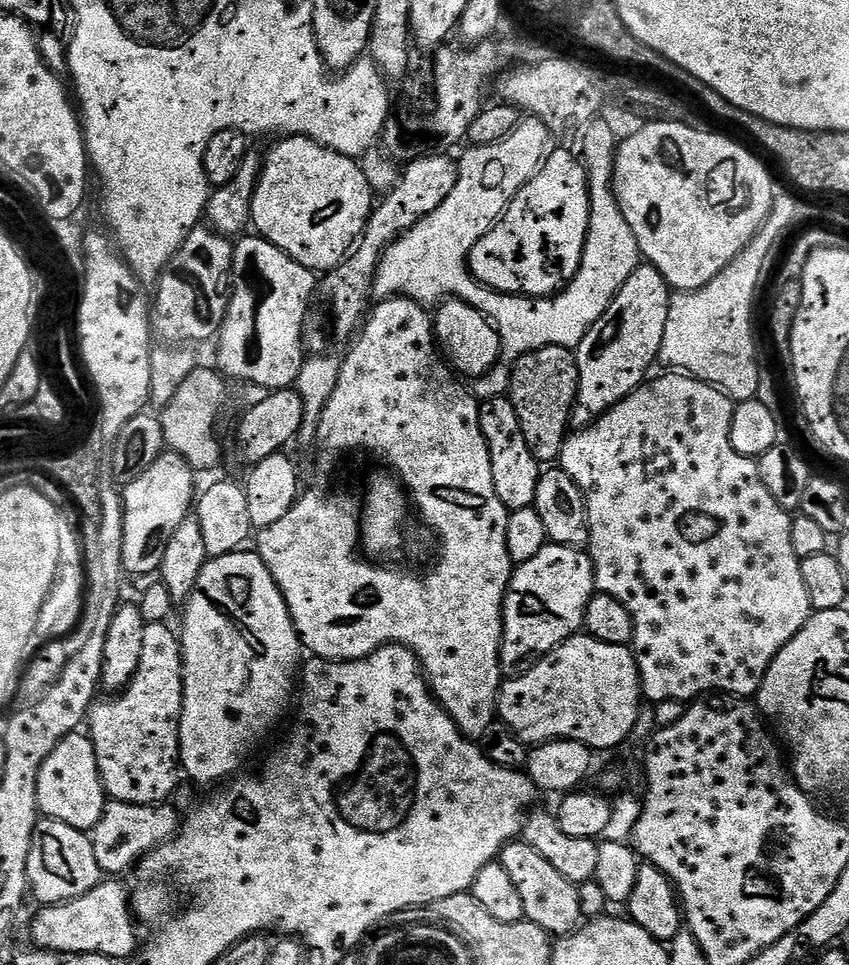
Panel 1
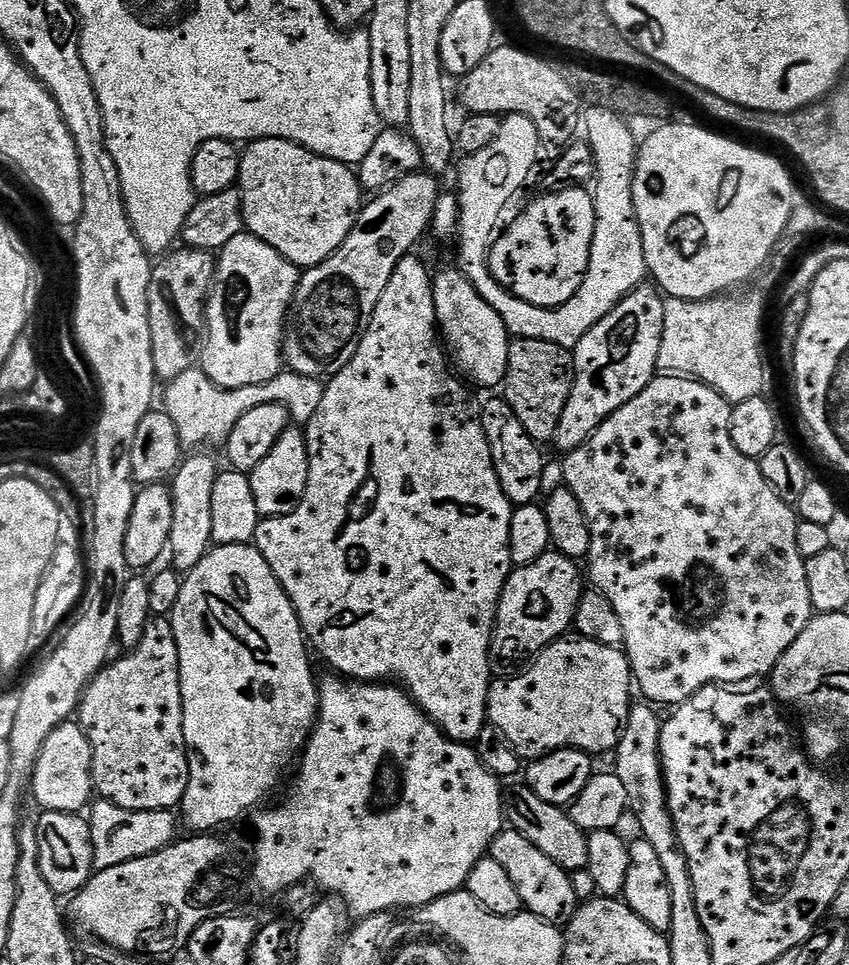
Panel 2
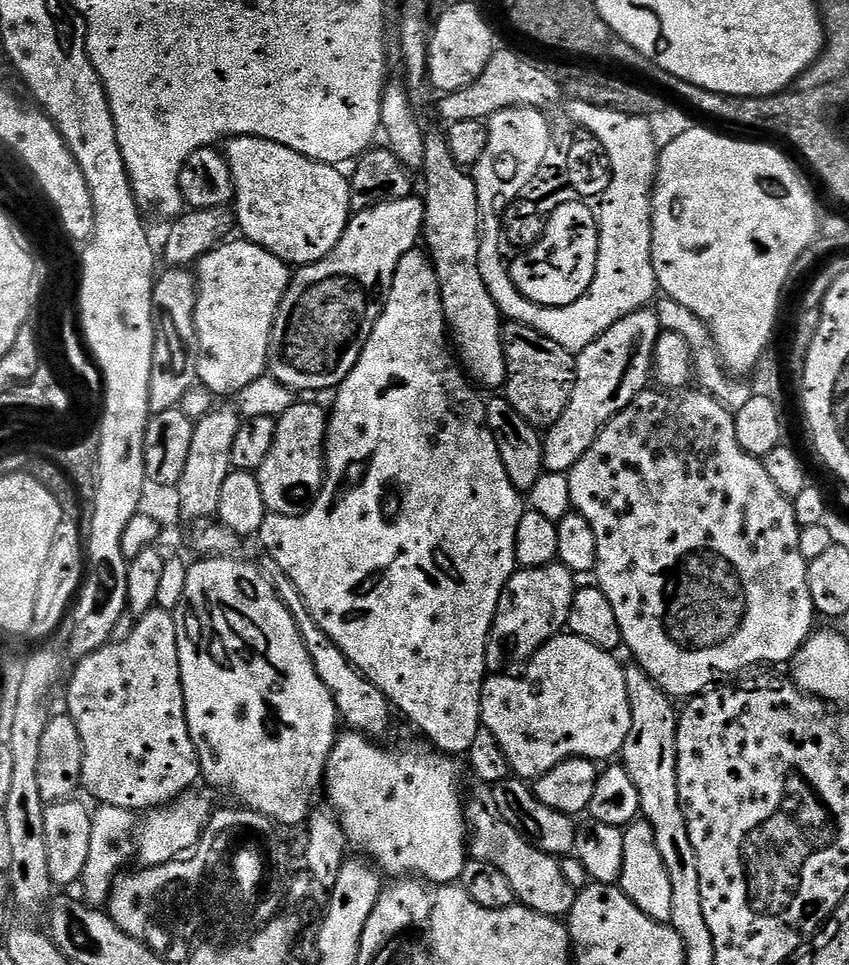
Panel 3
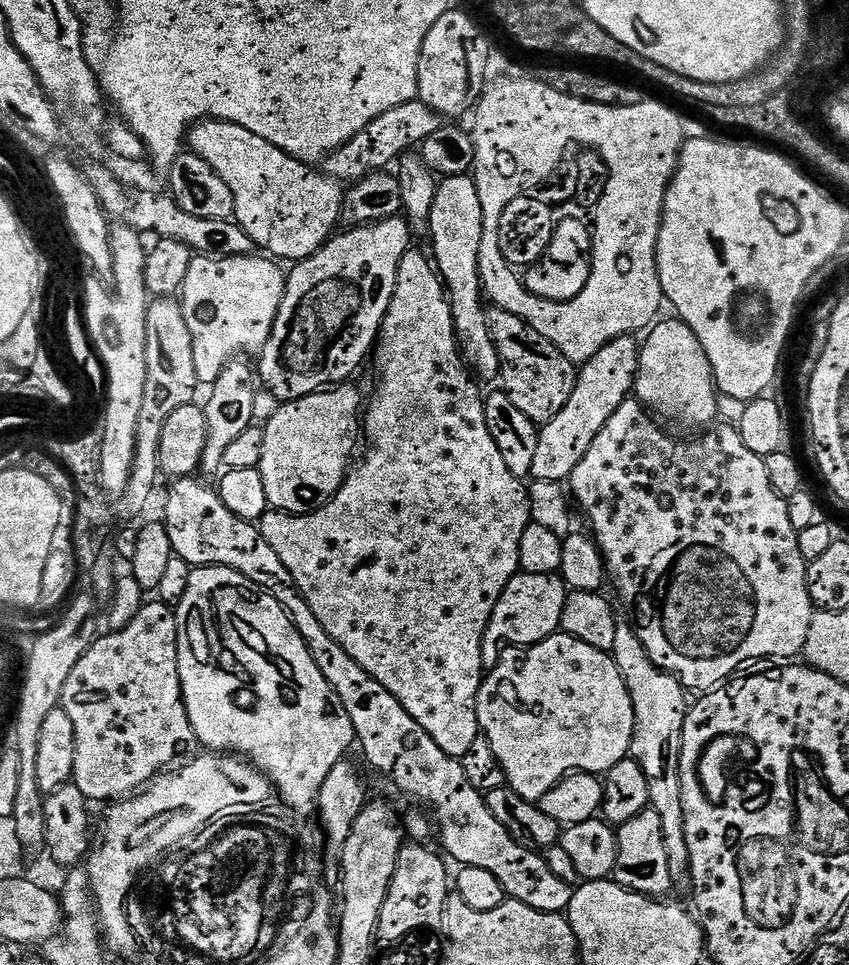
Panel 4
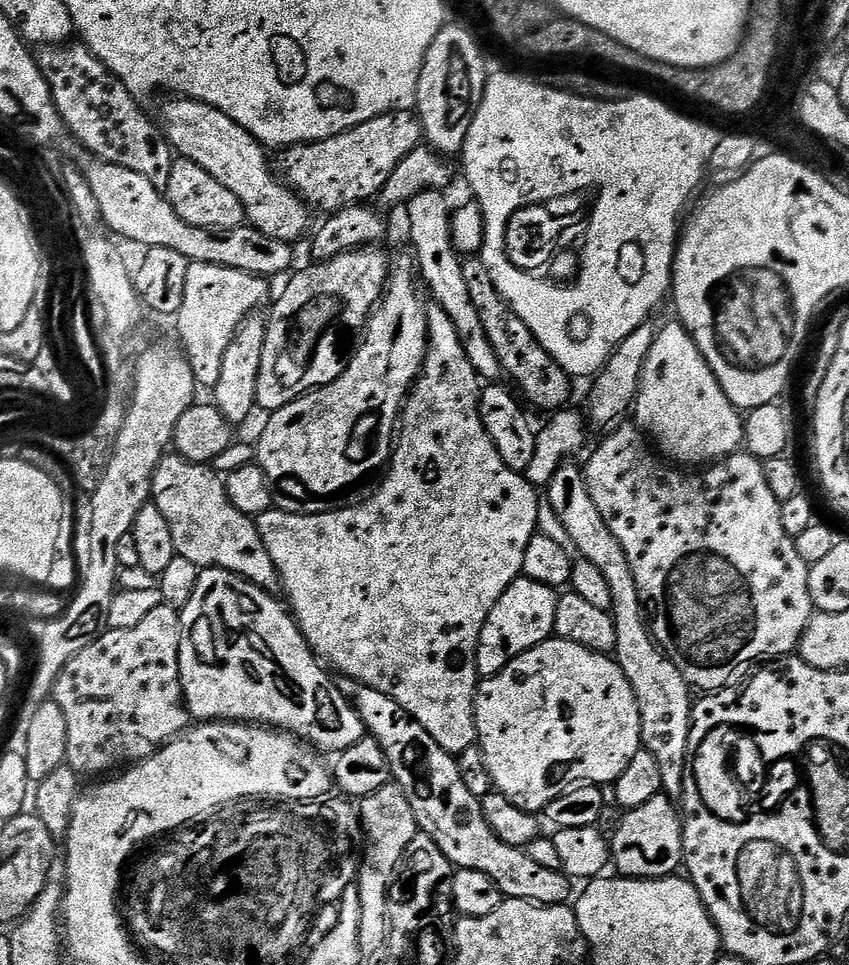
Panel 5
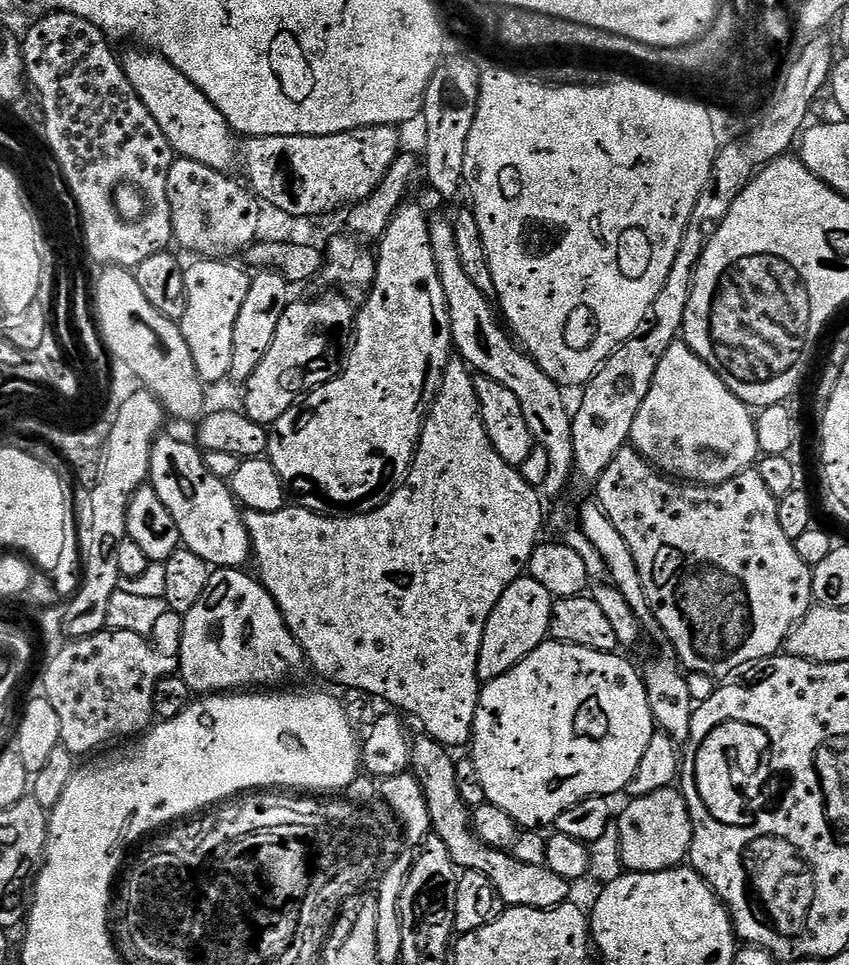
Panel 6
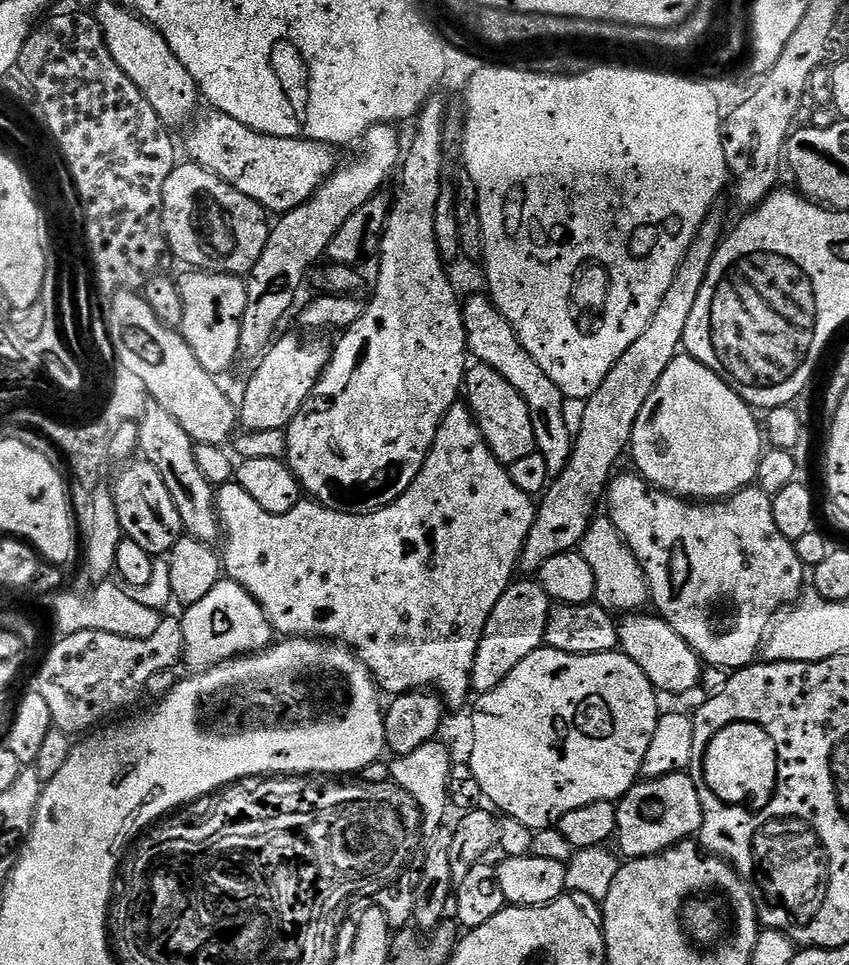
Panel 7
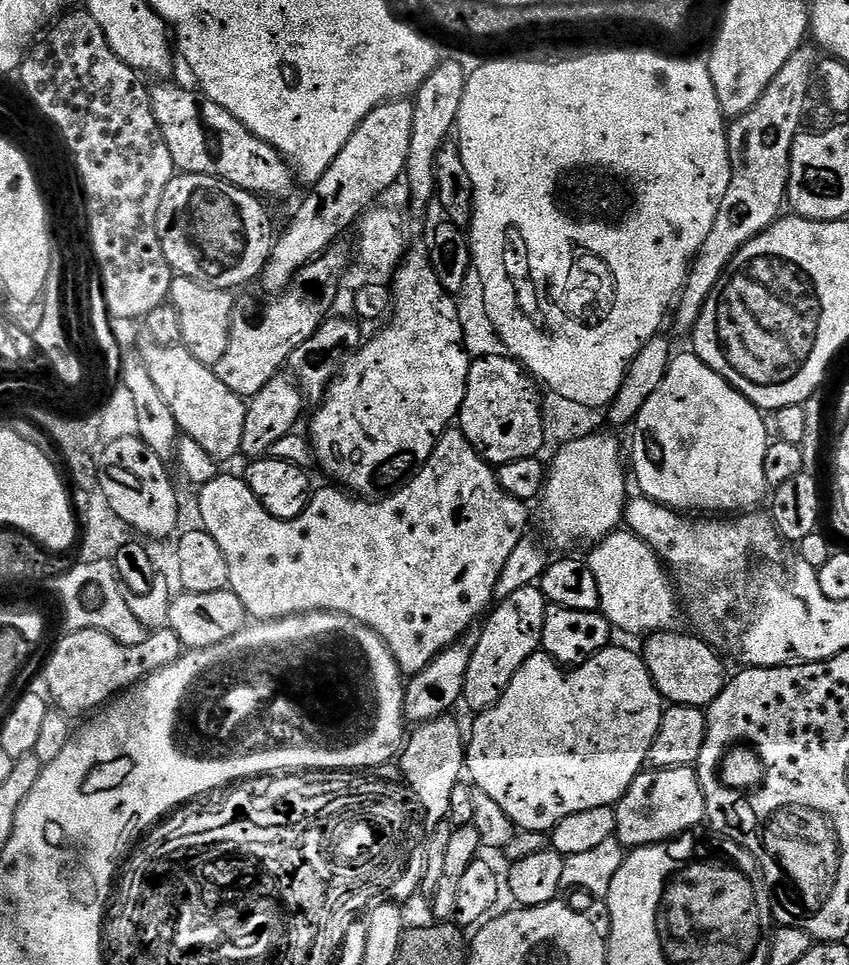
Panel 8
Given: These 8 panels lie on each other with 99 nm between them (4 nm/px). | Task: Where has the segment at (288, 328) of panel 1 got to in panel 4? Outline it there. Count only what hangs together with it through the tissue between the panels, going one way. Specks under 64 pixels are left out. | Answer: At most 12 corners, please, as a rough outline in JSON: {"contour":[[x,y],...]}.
{"contour":[[193,255],[178,299],[213,384],[266,346],[286,272]]}

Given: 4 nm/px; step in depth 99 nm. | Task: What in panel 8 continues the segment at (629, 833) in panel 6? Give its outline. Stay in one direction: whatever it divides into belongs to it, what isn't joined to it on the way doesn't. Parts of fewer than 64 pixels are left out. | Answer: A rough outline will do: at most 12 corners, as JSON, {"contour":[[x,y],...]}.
{"contour":[[695,767],[641,771],[615,805],[625,849],[706,820]]}

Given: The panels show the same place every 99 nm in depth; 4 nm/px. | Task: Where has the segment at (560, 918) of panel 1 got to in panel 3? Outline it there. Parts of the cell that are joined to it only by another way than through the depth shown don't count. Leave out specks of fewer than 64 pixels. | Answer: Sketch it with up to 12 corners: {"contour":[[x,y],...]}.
{"contour":[[467,805],[471,859],[490,862],[513,897],[567,917],[577,893],[560,860],[514,826]]}

